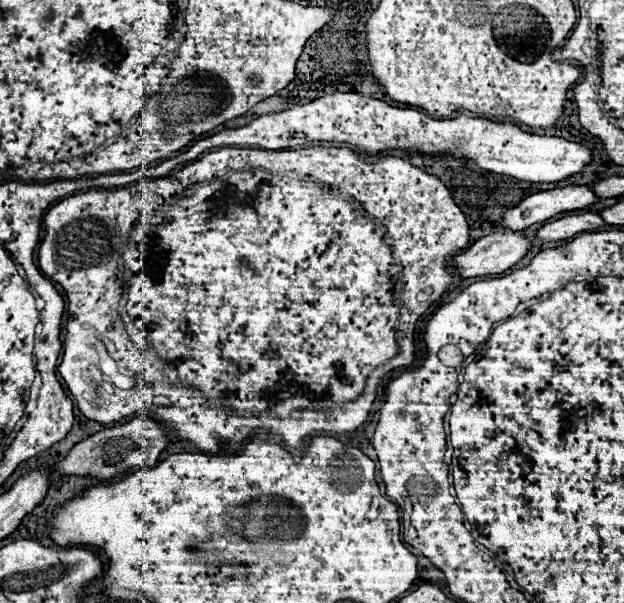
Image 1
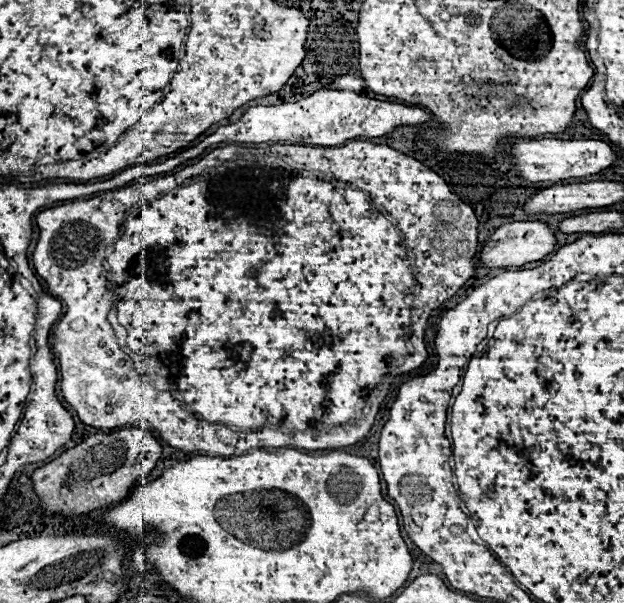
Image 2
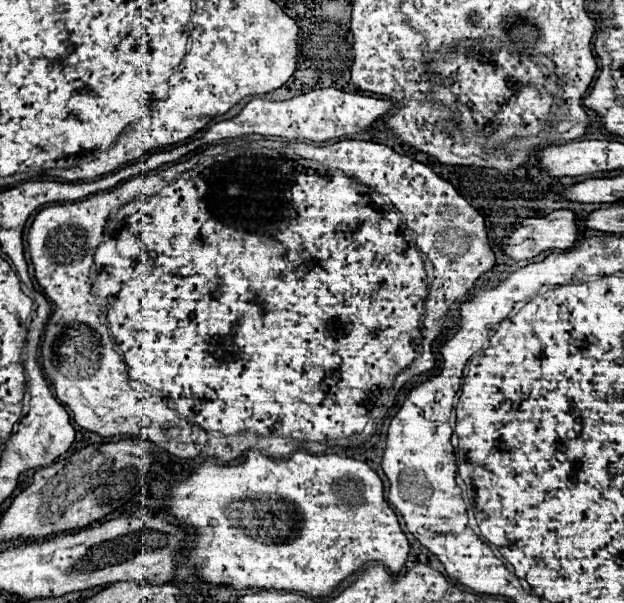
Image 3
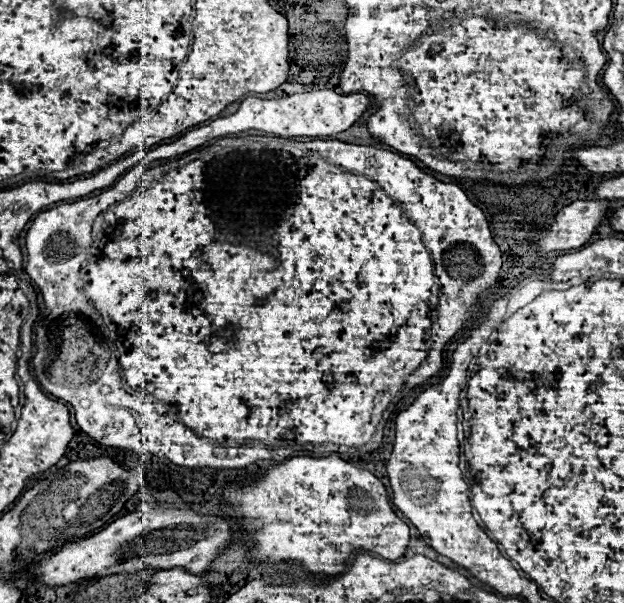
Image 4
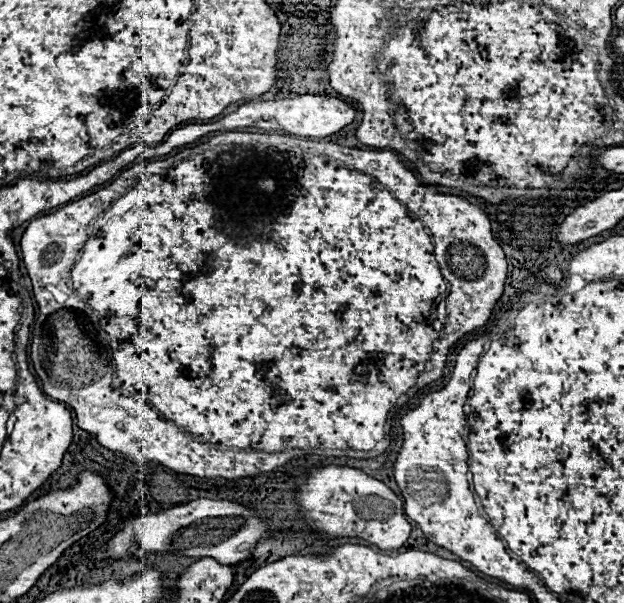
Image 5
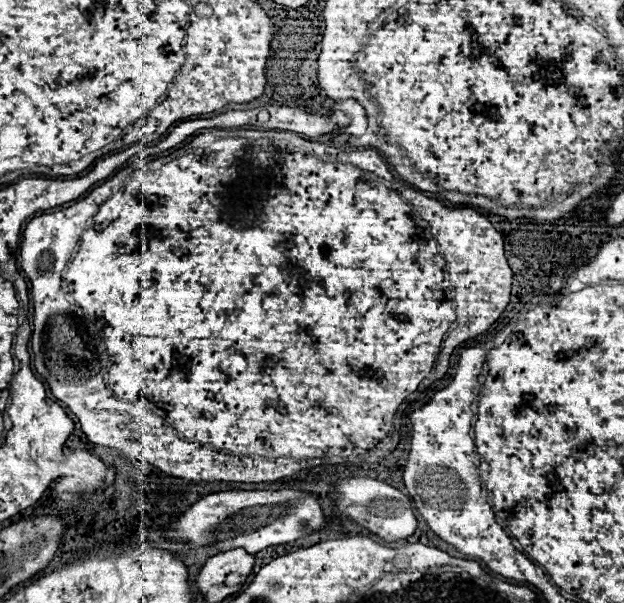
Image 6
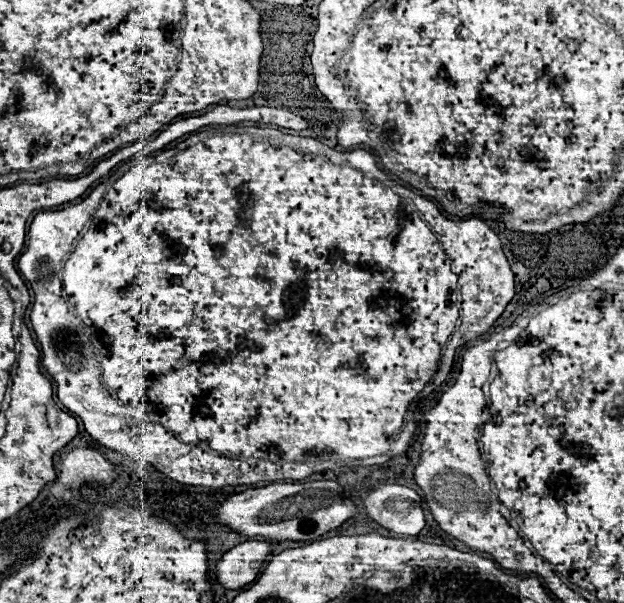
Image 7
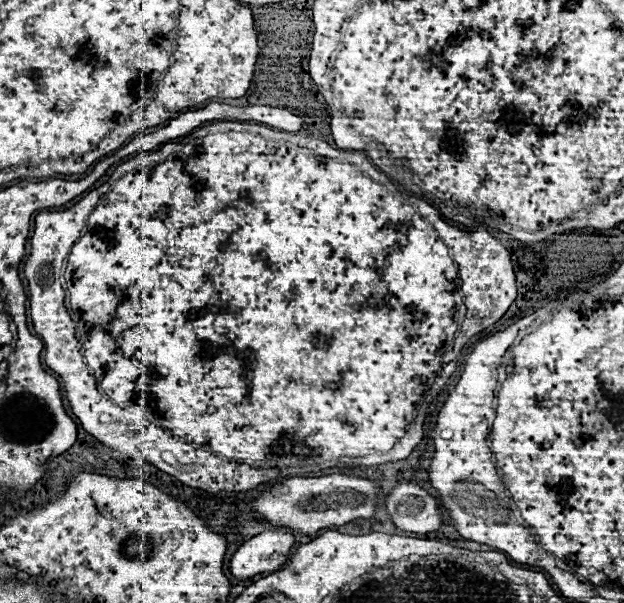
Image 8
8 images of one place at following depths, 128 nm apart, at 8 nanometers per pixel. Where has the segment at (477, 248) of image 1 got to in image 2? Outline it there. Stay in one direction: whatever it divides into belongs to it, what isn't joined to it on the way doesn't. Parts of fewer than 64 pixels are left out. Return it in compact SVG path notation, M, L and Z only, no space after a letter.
M522 220L522 222L504 224L484 242L478 260L480 260L480 266L486 266L486 268L522 266L528 262L542 260L546 254L550 254L556 246L556 240L558 240L556 230L540 220Z

